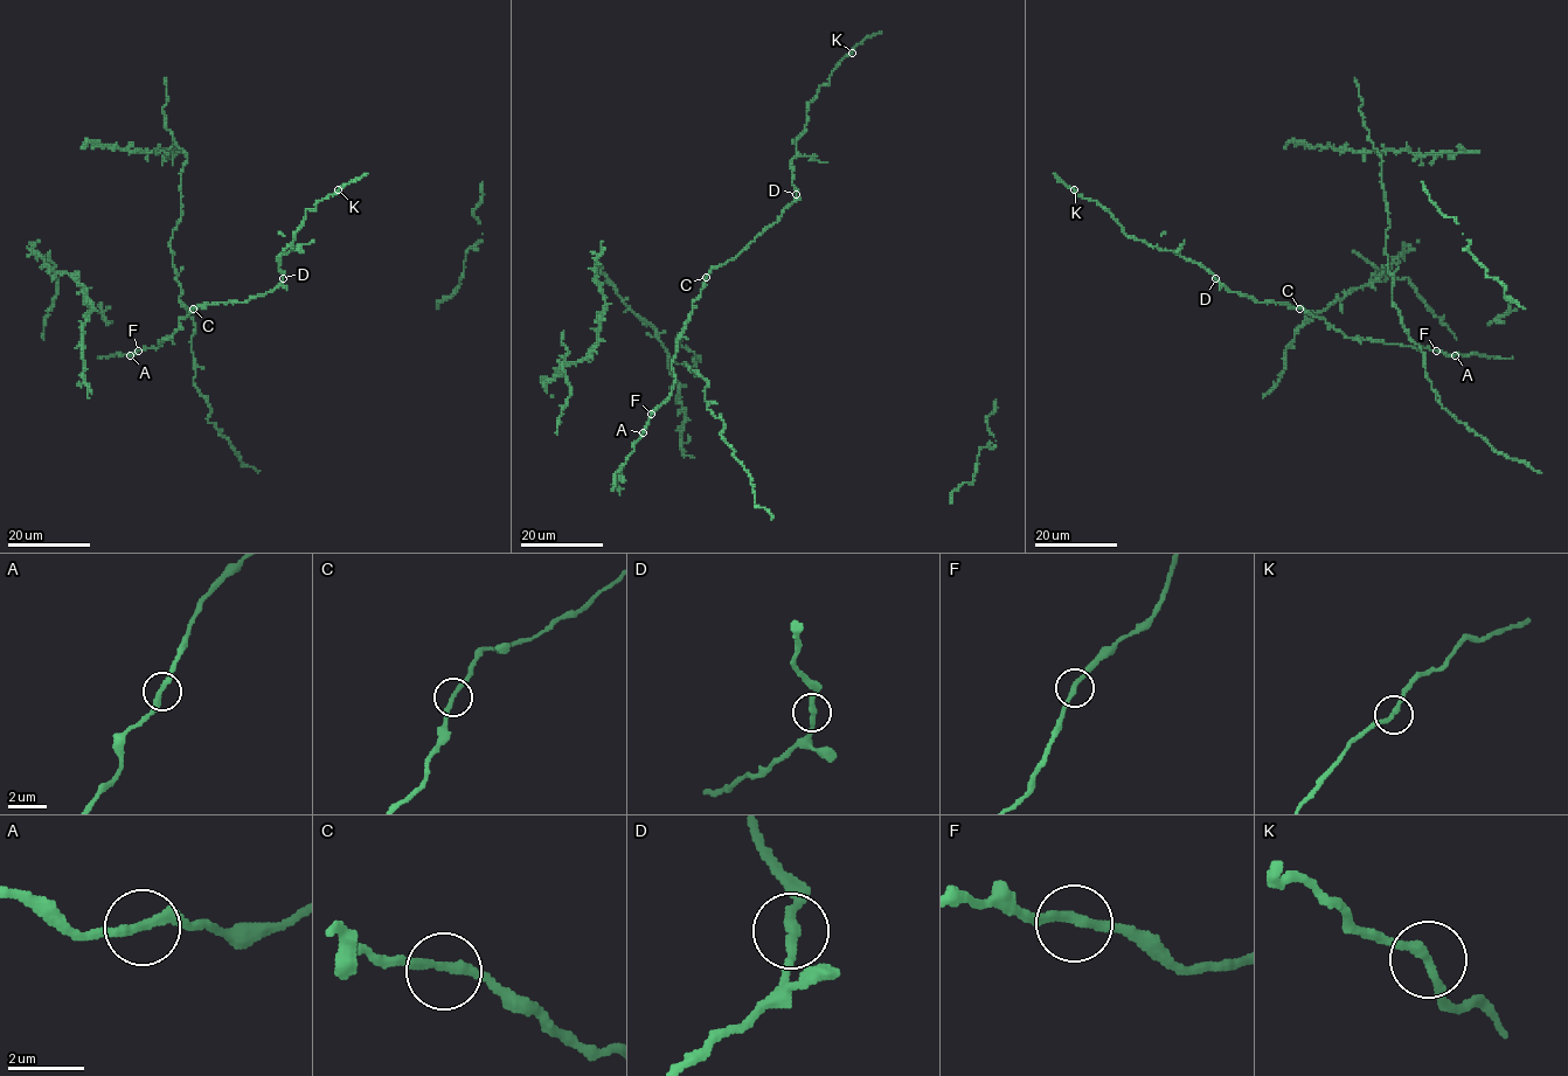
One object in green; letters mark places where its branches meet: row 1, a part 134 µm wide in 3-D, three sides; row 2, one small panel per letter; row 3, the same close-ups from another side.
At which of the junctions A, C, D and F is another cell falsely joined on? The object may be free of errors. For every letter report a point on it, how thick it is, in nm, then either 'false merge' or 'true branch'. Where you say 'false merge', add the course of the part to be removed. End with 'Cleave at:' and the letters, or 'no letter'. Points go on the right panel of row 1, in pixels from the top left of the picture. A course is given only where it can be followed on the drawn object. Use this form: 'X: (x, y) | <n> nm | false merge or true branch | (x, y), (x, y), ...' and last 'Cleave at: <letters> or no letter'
A: (1455, 355) | 260 nm | true branch
C: (1299, 309) | 240 nm | true branch
D: (1215, 278) | 240 nm | true branch
F: (1436, 351) | 240 nm | true branch
Cleave at: no letter

